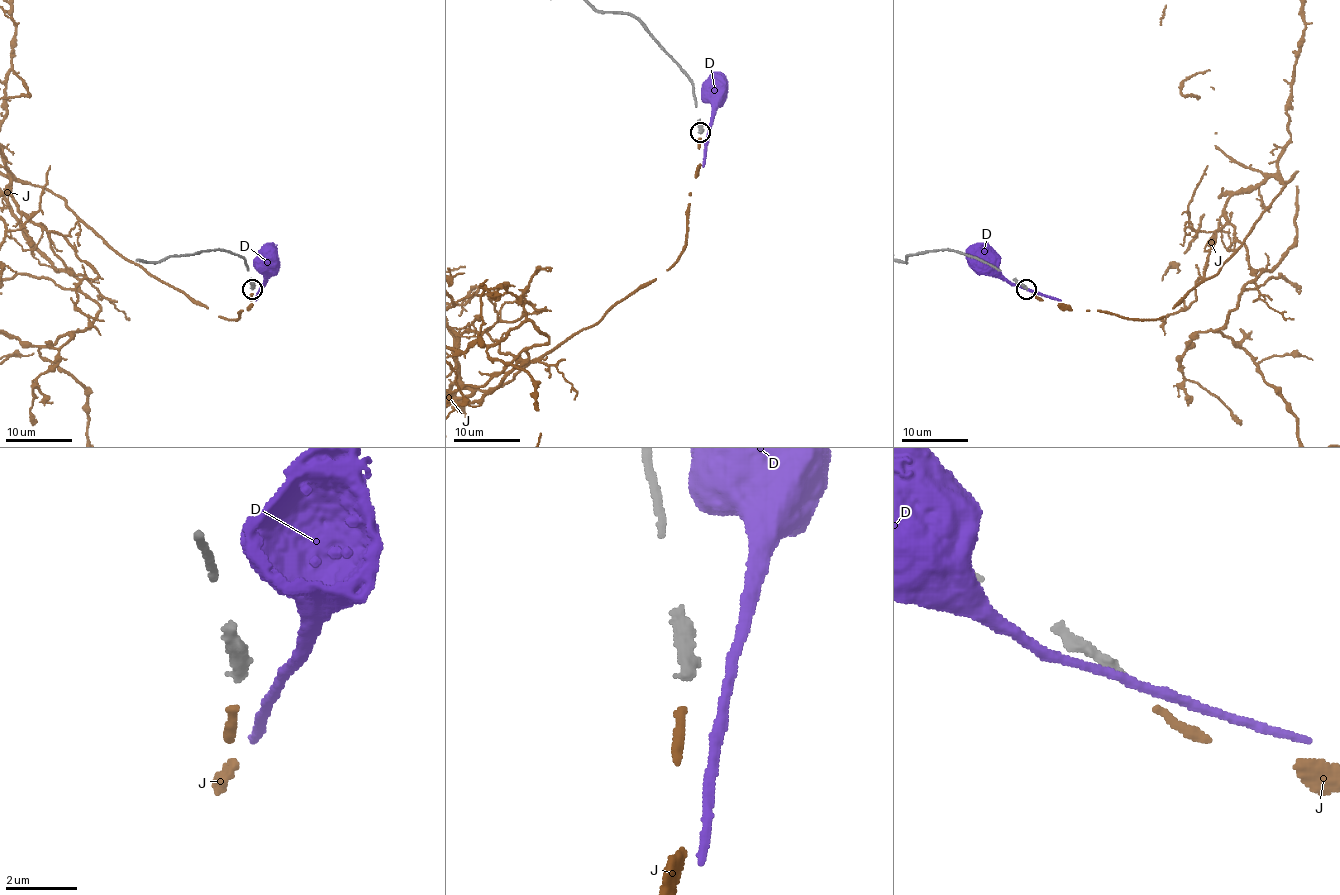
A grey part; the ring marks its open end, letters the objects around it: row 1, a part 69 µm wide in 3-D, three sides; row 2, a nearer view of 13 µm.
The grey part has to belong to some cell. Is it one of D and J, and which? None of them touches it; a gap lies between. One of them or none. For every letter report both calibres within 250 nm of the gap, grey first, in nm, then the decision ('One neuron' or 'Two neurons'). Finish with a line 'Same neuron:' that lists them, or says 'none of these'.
D: Thickness 340 nm (grey) against 260 nm. Two neurons
J: Thickness 340 nm (grey) against 240 nm. One neuron
Same neuron: J

